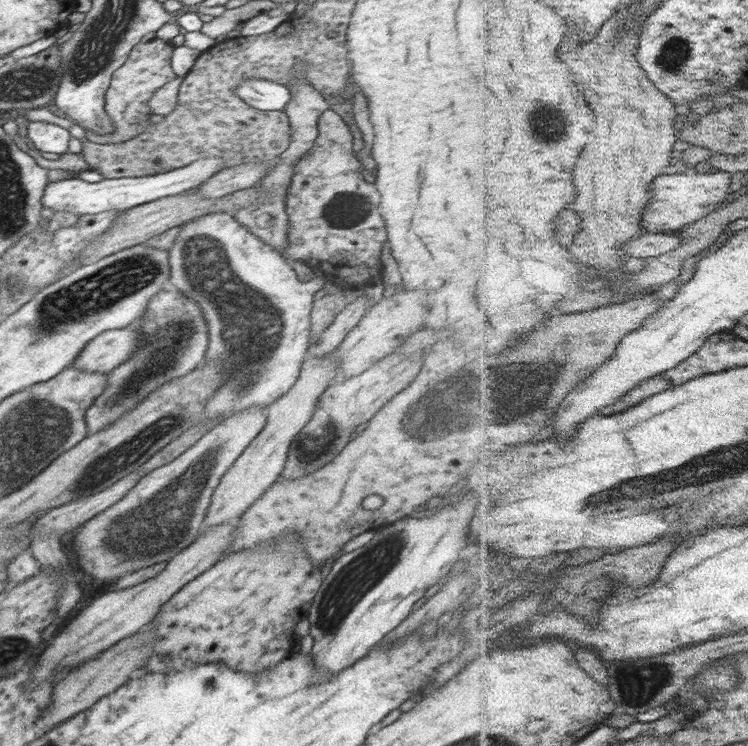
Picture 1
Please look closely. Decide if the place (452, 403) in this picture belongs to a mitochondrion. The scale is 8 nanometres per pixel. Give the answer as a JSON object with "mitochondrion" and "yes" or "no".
{"mitochondrion":"yes"}

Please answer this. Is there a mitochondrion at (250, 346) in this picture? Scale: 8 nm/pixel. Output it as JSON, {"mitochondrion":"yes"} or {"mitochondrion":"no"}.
{"mitochondrion":"yes"}

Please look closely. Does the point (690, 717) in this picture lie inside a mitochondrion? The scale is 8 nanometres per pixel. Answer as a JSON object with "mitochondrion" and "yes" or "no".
{"mitochondrion":"no"}

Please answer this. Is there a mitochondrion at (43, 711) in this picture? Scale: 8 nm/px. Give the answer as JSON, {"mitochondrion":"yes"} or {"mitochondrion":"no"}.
{"mitochondrion":"no"}

